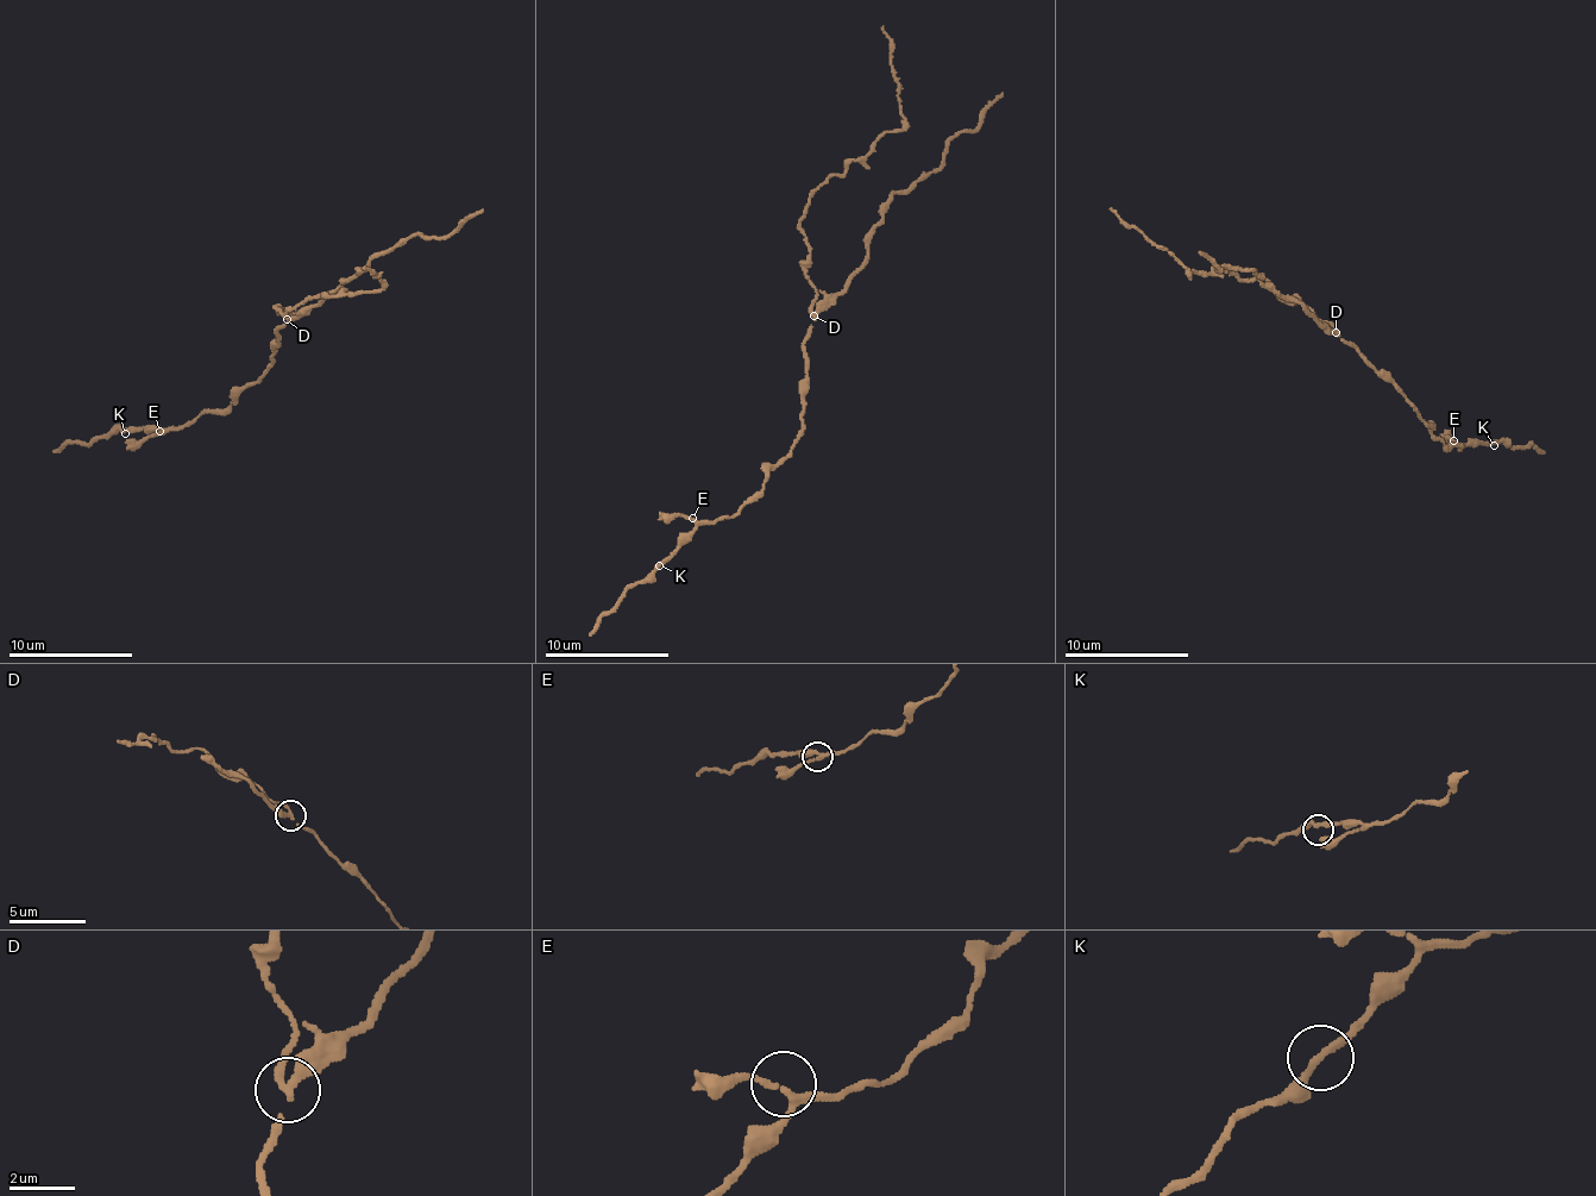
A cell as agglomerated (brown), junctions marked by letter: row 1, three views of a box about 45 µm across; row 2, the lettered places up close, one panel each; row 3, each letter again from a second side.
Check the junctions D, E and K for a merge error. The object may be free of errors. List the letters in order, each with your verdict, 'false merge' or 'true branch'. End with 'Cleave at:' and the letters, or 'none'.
D: false merge
E: true branch
K: true branch
Cleave at: D

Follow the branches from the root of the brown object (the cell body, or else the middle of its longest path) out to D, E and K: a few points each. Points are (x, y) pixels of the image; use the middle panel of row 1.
D: (804, 355), (804, 338), (812, 314)
E: (804, 355), (803, 425), (791, 449), (770, 468), (764, 488), (736, 514), (715, 521), (692, 518)
K: (804, 355), (803, 425), (791, 449), (770, 468), (764, 488), (736, 514), (699, 523), (659, 565)

